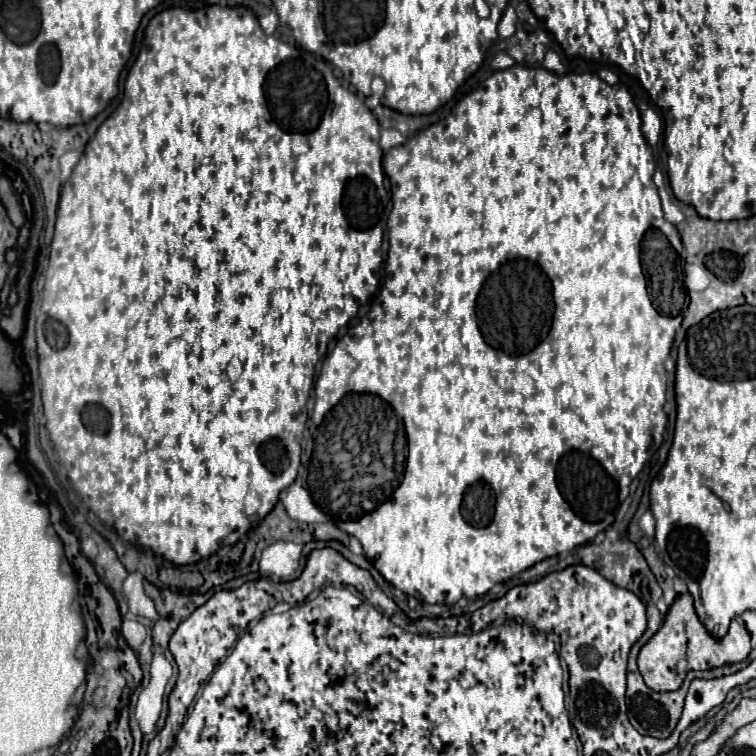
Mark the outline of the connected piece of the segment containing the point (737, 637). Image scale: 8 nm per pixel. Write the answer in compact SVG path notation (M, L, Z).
M682 594L674 600L674 604L670 606L662 628L652 636L652 640L640 650L638 656L638 668L640 674L644 678L644 682L648 684L648 688L652 688L654 692L672 692L680 688L680 676L676 676L672 670L676 666L678 658L690 658L690 668L692 670L710 670L710 668L720 668L724 664L736 664L748 658L752 646L750 646L750 634L744 626L742 620L732 620L730 630L724 638L714 640L706 628L700 624L694 606L692 606L692 596L690 594Z

